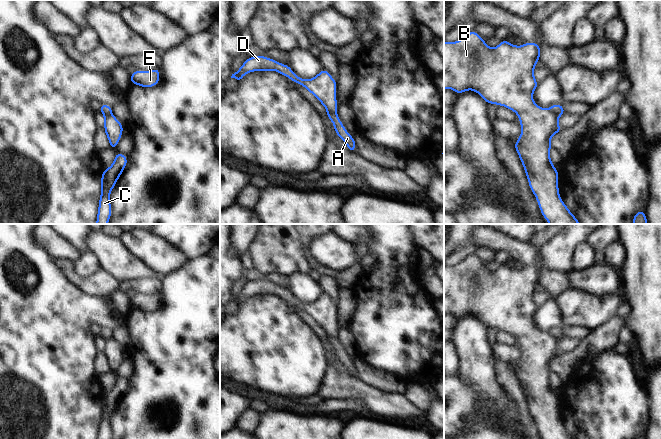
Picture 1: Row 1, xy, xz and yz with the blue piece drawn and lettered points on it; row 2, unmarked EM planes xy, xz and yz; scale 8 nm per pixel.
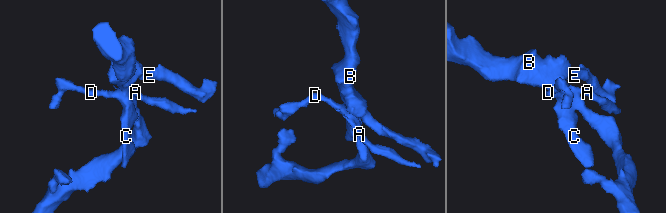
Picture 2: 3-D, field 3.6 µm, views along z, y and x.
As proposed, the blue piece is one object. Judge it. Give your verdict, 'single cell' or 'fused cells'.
fused cells

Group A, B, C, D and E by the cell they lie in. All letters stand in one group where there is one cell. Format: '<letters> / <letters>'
A / B C D E

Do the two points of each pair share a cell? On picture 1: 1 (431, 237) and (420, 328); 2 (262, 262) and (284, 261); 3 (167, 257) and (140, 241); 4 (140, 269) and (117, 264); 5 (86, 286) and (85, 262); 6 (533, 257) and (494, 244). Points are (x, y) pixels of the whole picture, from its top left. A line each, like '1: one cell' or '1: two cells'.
1: two cells
2: one cell
3: one cell
4: one cell
5: two cells
6: one cell

